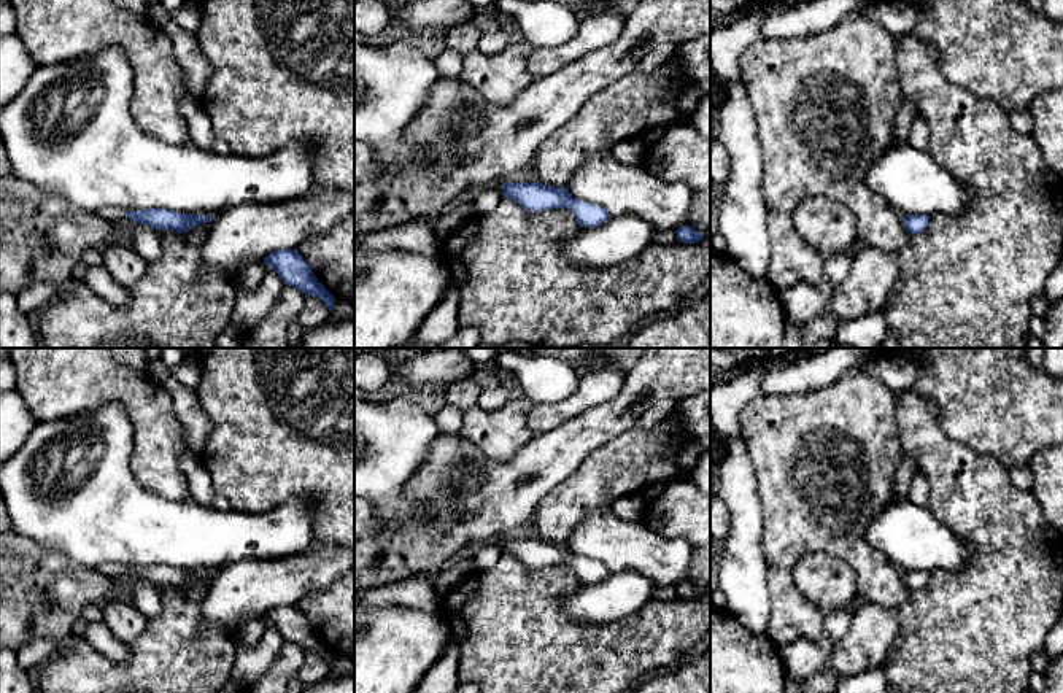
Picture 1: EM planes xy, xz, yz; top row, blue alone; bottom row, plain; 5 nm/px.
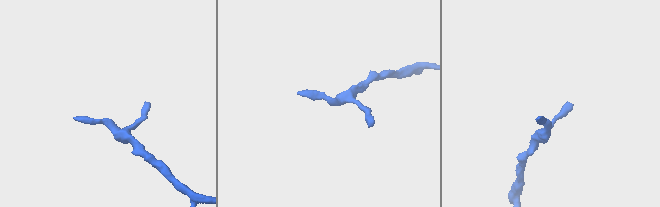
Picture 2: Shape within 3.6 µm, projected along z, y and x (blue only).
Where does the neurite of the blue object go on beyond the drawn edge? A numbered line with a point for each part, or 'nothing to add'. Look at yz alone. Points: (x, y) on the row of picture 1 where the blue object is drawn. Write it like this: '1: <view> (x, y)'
nothing to add

